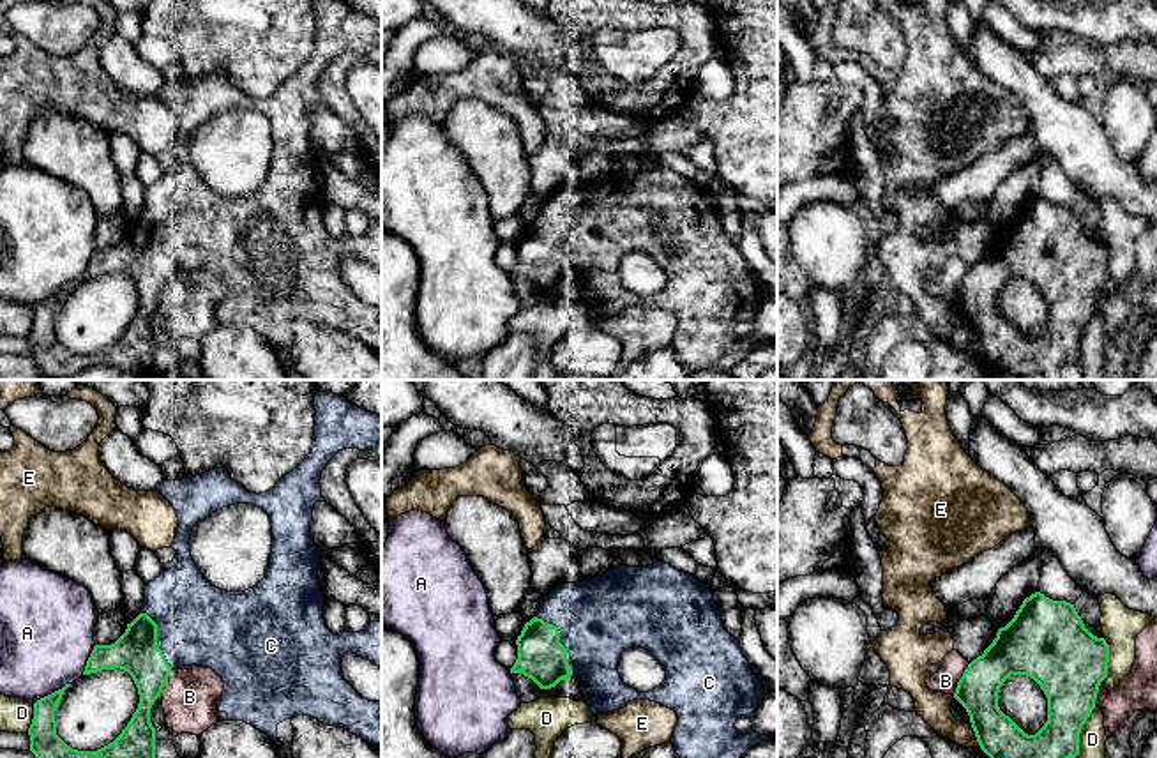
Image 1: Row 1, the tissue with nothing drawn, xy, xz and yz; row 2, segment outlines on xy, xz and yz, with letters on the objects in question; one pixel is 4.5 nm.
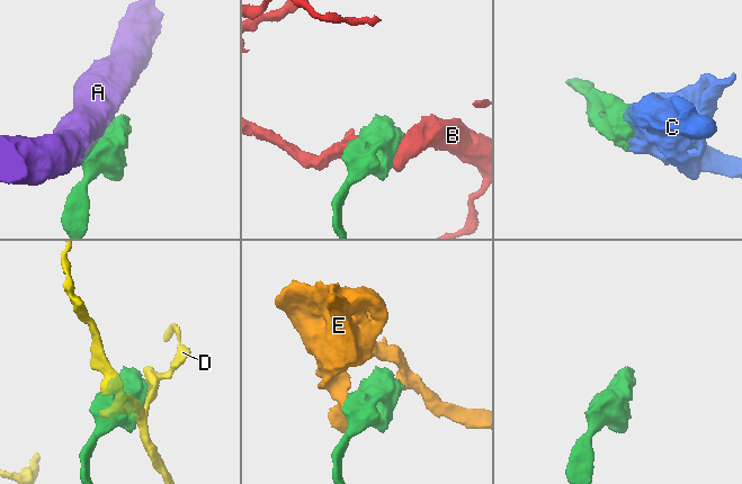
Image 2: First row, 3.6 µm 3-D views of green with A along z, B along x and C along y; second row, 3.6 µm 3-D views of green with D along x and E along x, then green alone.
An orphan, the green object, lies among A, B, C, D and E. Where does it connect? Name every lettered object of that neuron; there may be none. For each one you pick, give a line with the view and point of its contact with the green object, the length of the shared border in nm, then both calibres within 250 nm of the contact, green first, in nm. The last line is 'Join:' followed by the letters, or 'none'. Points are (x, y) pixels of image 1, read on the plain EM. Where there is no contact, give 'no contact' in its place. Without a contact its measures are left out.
C: contact xz (559, 246); length 340 nm; calibres 220 and 360 nm
Join: C

